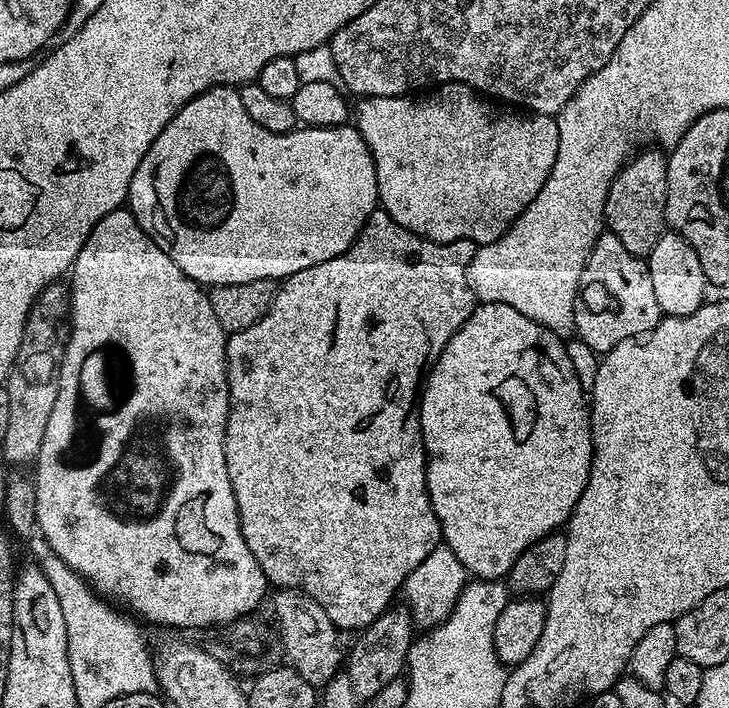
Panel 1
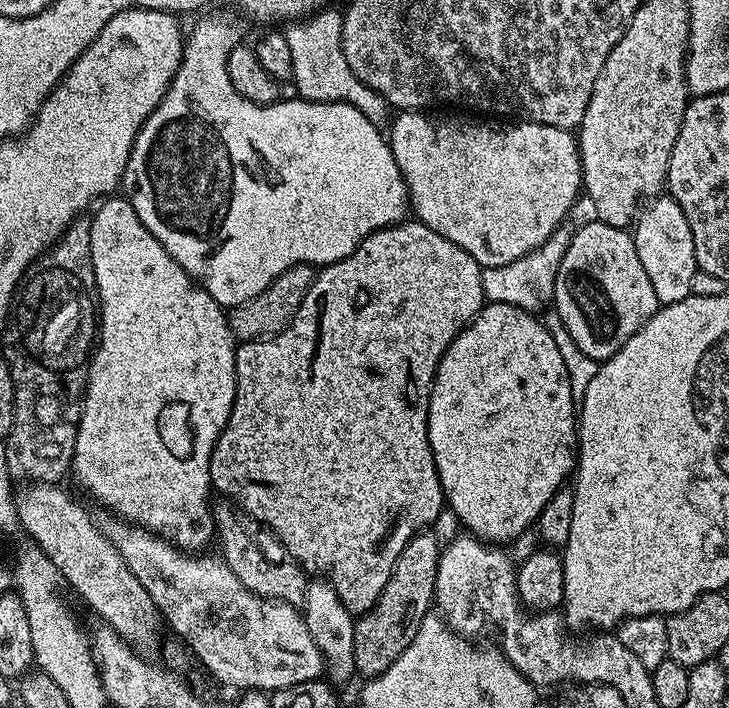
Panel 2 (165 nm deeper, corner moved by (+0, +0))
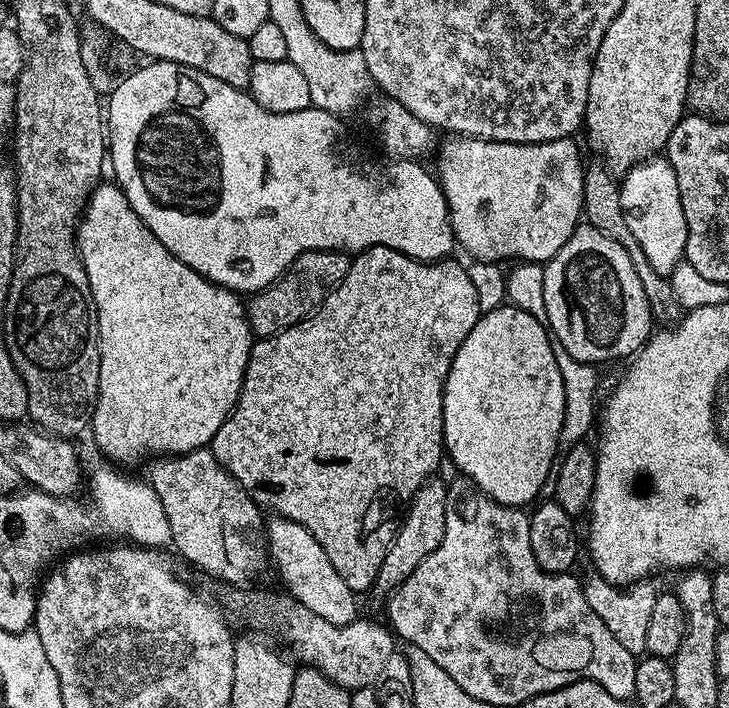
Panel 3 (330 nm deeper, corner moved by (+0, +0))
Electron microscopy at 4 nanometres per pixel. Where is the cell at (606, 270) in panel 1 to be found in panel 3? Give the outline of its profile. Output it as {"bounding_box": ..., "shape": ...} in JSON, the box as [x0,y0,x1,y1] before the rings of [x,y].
{"bounding_box":[543,222,654,366],"shape":[[[581,222],[566,246],[543,269],[547,327],[554,340],[578,362],[601,366],[607,360],[631,357],[648,343],[654,317],[646,302],[646,290],[642,290],[642,278],[638,278],[630,254],[614,238]]]}

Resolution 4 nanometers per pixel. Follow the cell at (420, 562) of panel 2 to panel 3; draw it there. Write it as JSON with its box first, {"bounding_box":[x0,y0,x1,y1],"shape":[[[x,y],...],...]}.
{"bounding_box":[374,478,448,594],"shape":[[[433,478],[420,488],[418,494],[408,506],[408,511],[400,522],[400,529],[396,531],[394,542],[386,554],[386,558],[380,567],[380,573],[376,576],[374,585],[375,591],[391,594],[399,588],[404,580],[426,562],[434,550],[442,542],[446,534],[446,514],[448,513],[448,484],[440,481],[440,478]]]}

